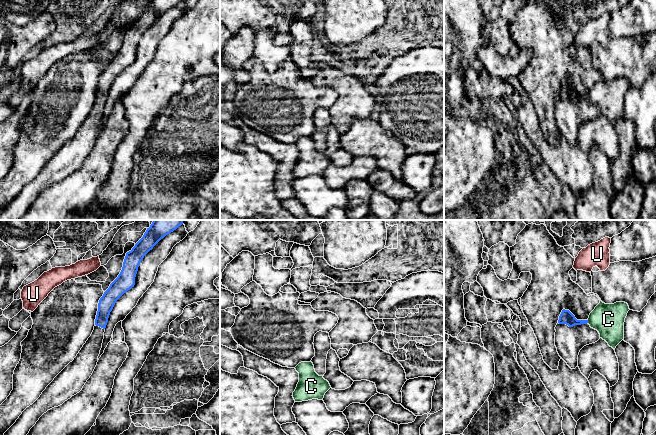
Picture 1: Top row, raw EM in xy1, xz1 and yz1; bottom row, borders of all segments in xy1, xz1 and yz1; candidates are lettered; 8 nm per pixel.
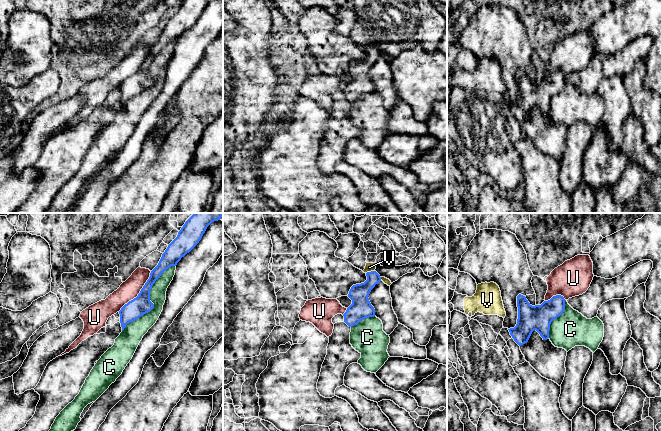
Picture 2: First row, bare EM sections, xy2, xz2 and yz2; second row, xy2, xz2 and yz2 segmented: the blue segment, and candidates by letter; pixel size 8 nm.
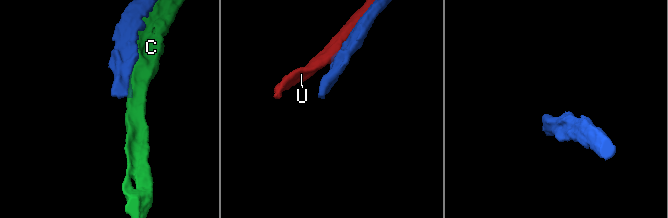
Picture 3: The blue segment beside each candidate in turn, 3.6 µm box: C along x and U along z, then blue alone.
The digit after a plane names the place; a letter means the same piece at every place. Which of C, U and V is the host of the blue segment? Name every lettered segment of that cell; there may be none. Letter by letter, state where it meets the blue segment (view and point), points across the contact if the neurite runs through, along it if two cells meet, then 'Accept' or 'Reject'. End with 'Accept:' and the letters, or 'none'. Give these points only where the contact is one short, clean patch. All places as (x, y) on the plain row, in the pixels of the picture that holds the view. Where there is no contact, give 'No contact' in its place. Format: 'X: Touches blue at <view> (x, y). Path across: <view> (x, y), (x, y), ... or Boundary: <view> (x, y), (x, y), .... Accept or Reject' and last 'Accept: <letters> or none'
C: Touches blue at xy2 (149, 76). Reject
U: Touches blue at xy2 (139, 69). Reject
V: Touches blue at xz2 (371, 47). Reject
Accept: none

